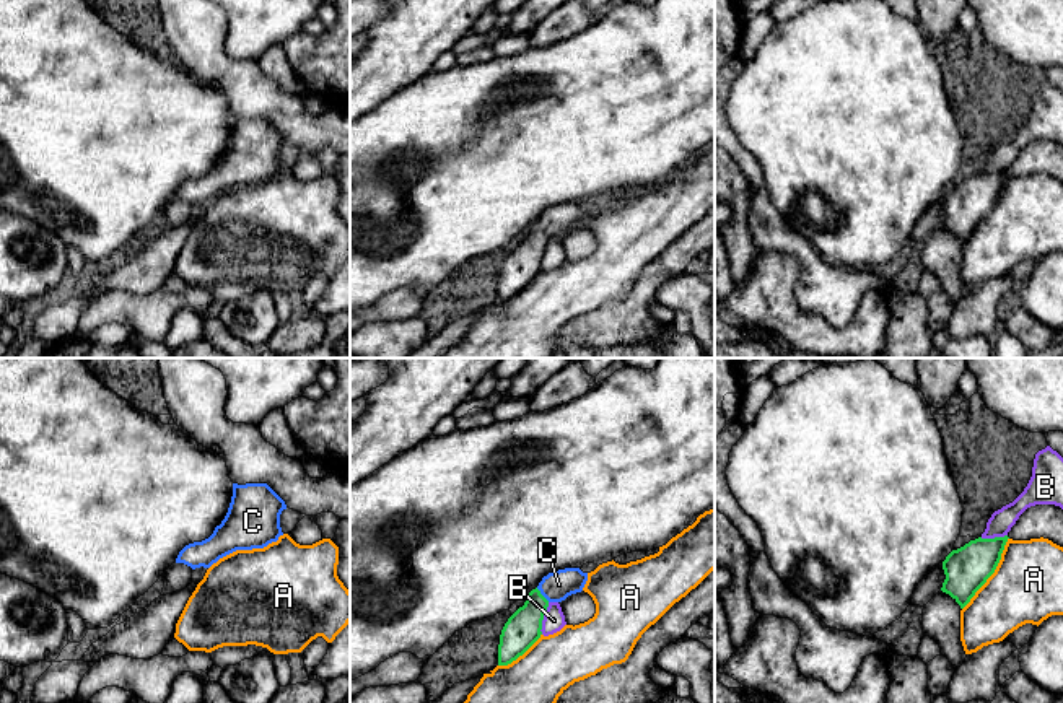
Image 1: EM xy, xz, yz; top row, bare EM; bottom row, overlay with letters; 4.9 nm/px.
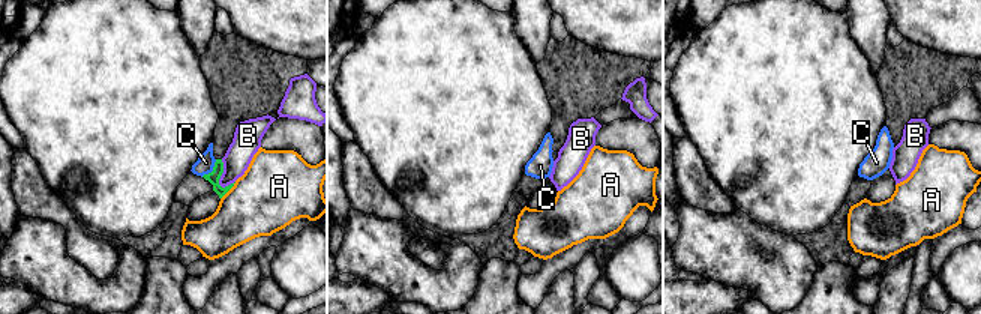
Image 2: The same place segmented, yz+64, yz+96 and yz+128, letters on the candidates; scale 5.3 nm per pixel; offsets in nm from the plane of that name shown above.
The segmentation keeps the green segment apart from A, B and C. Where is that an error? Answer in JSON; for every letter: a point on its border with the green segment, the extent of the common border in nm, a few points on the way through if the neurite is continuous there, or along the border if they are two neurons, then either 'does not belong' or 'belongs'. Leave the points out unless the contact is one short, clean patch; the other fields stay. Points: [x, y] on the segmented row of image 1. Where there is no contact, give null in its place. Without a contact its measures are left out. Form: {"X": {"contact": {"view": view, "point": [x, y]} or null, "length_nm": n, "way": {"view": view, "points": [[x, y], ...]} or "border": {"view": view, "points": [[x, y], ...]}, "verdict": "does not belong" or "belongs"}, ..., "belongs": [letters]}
{"A": {"contact": {"view": "yz", "point": [993, 572]}, "length_nm": 420, "verdict": "does not belong"}, "B": {"contact": {"view": "xz", "point": [542, 619]}, "length_nm": 170, "verdict": "does not belong"}, "C": {"contact": {"view": "xz", "point": [541, 594]}, "length_nm": 100, "way": {"view": "xz", "points": [[523, 628], [541, 594], [555, 586]]}, "verdict": "belongs"}, "belongs": ["C"]}

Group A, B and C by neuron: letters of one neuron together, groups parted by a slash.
A / B / C

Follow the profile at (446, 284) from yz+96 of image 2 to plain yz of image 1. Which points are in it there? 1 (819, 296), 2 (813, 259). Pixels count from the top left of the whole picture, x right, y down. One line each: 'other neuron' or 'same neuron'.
1: other neuron
2: other neuron

